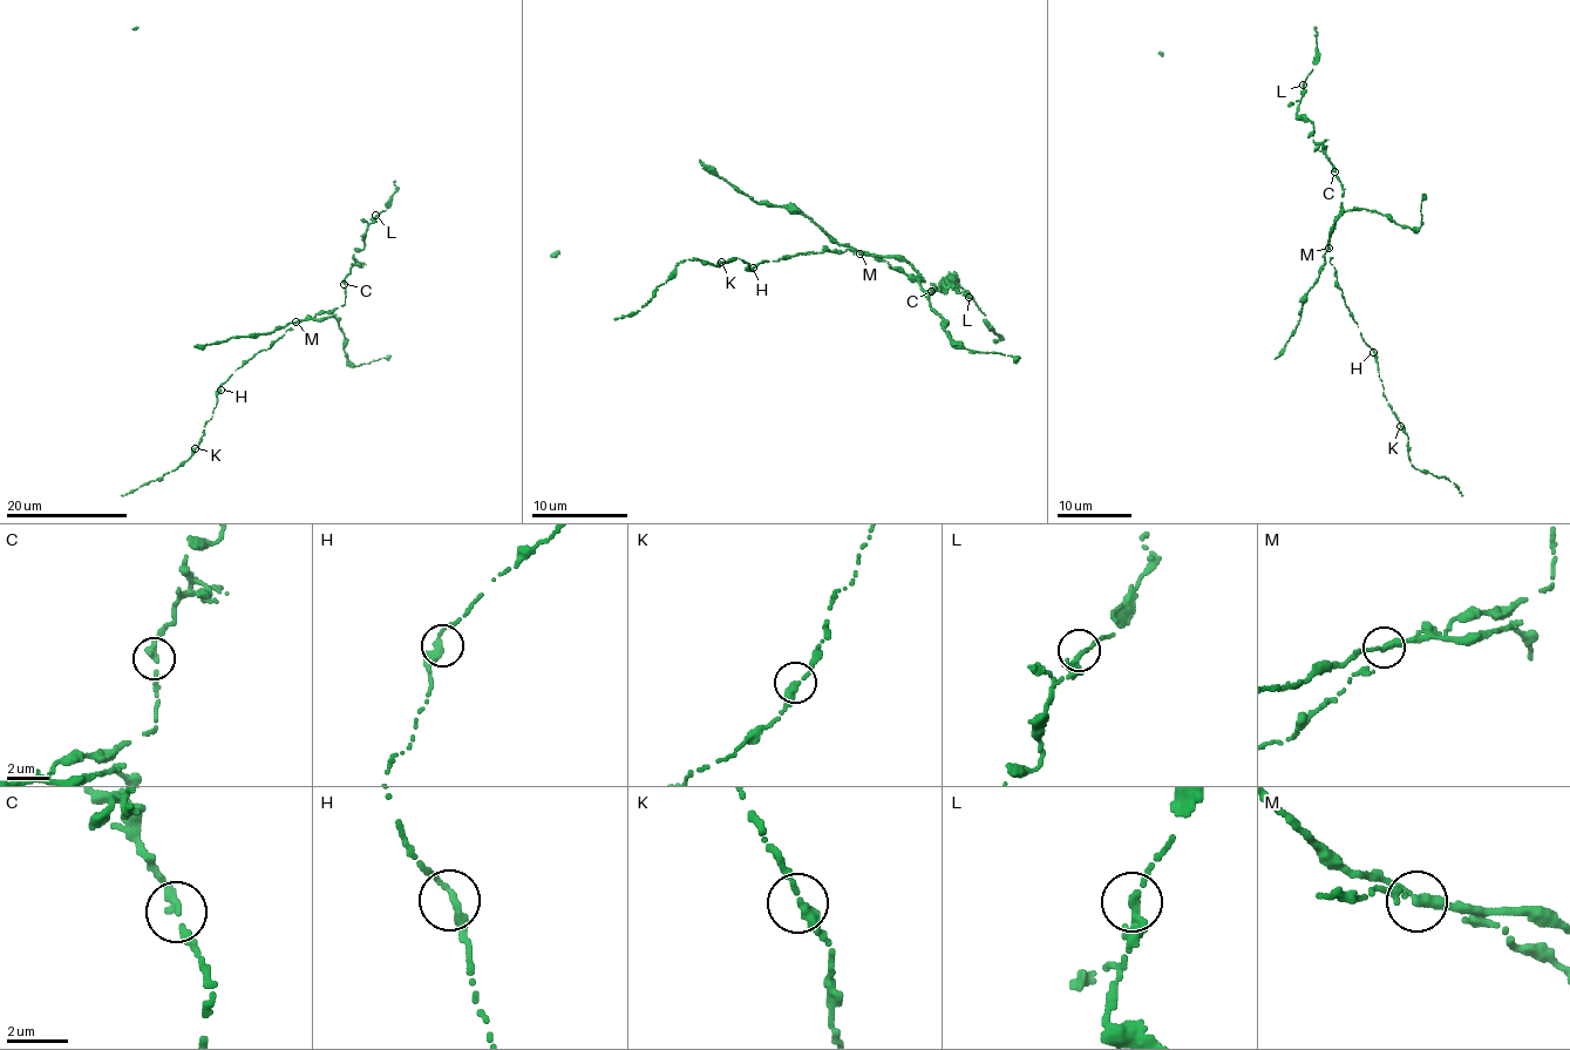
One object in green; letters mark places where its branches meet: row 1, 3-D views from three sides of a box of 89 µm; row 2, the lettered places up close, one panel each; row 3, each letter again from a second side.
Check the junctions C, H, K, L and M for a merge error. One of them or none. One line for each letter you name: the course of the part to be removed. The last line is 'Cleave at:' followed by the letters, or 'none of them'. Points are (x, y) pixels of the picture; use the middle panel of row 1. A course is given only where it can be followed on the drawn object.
M: foreign part runs (861, 253), (903, 257), (921, 283), (931, 312), (942, 318), (947, 338), (963, 347), (996, 352), (1019, 361)
Cleave at: M

